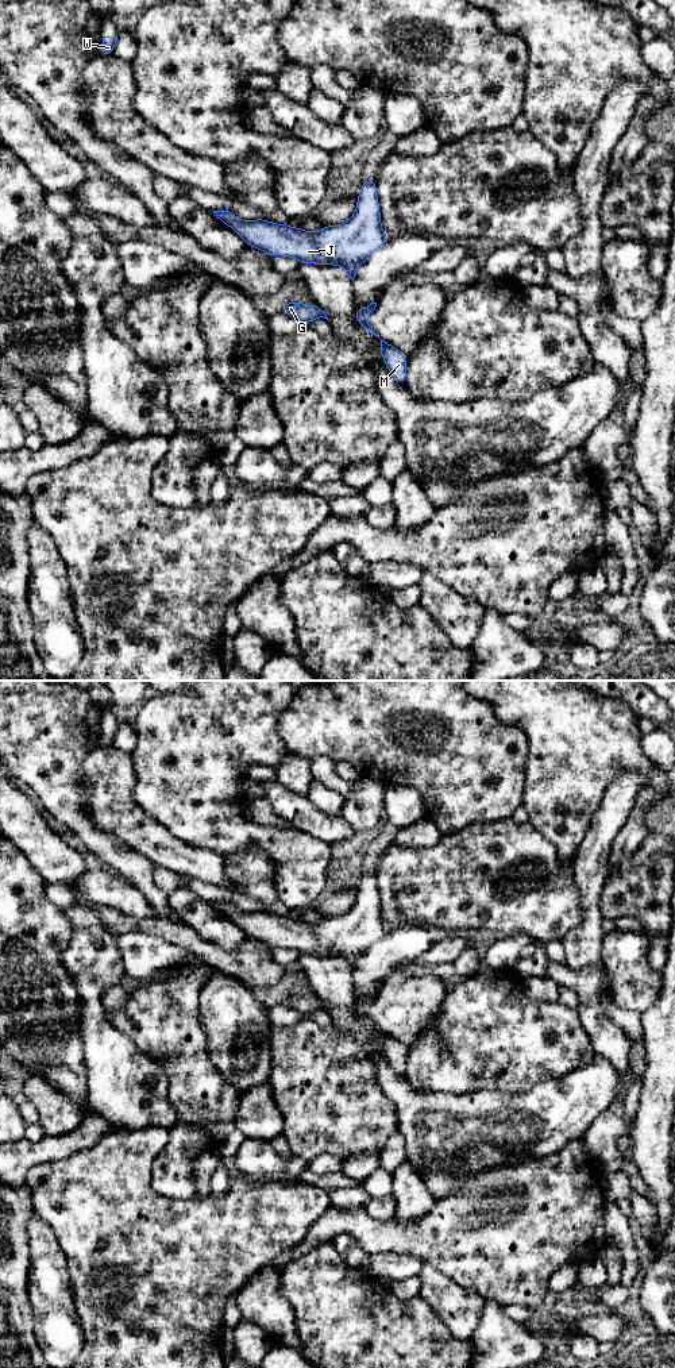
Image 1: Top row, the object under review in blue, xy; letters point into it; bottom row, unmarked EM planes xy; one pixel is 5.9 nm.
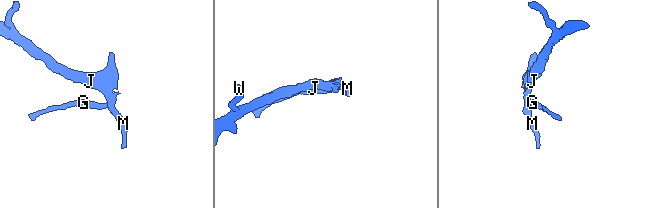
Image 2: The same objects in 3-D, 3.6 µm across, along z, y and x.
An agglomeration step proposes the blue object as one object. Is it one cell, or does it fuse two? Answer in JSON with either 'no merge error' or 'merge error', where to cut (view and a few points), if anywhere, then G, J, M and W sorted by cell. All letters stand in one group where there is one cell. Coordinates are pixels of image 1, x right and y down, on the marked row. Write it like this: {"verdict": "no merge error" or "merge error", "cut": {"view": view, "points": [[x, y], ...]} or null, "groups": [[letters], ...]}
{"verdict": "merge error", "cut": {"view": "xy", "points": [[357, 308], [369, 313]]}, "groups": [["G"], ["J", "M", "W"]]}

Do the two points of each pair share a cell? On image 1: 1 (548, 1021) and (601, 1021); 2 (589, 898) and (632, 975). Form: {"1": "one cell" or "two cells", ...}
{"1": "two cells", "2": "two cells"}

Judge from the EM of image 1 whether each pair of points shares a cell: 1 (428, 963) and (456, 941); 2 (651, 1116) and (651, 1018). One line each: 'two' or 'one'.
1: one
2: one

